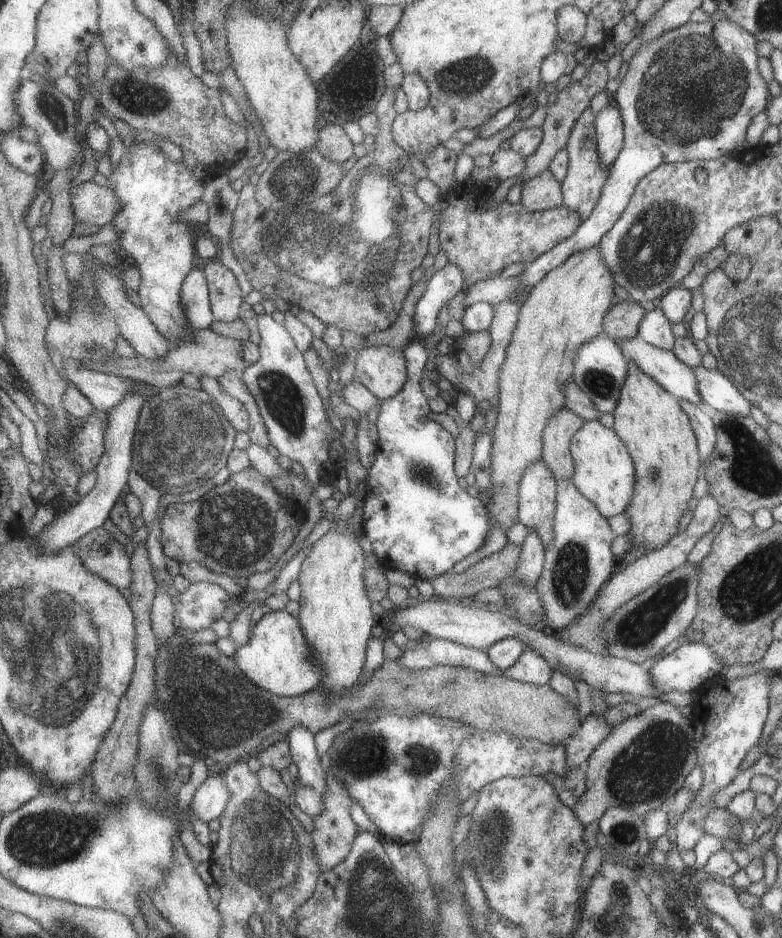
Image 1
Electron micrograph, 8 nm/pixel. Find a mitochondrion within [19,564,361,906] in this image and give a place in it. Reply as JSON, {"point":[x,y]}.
{"point":[263,849]}

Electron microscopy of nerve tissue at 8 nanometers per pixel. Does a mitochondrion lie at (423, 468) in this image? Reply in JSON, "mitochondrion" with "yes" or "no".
{"mitochondrion":"yes"}

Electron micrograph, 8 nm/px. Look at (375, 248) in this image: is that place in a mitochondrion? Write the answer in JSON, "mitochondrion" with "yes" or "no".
{"mitochondrion":"yes"}

